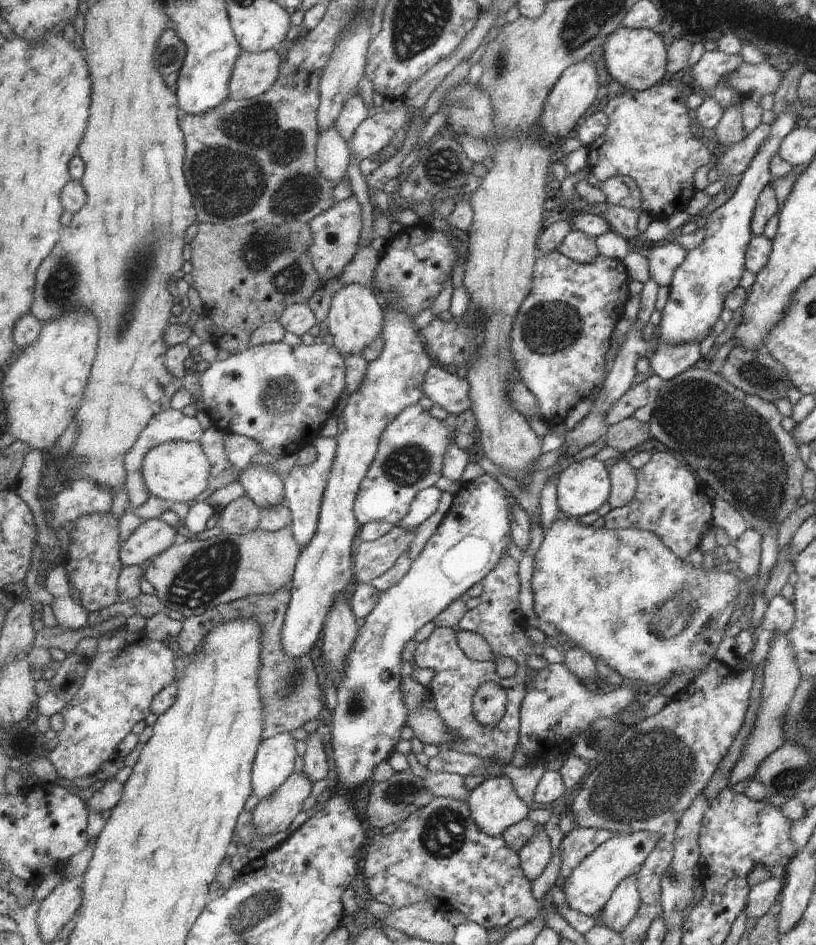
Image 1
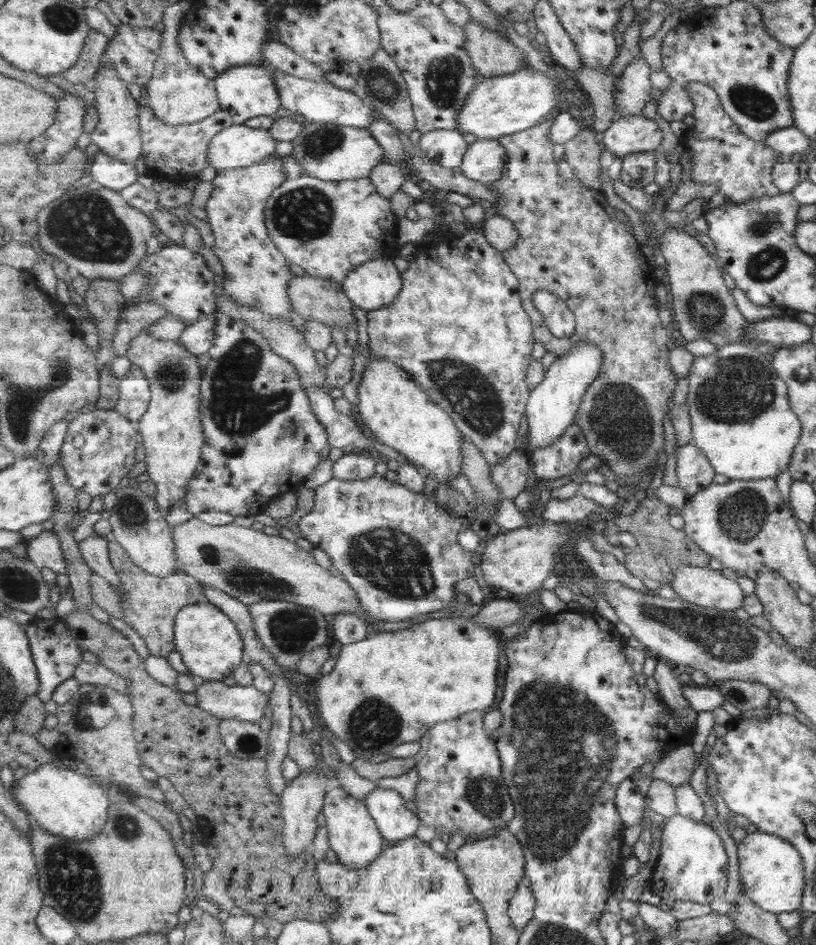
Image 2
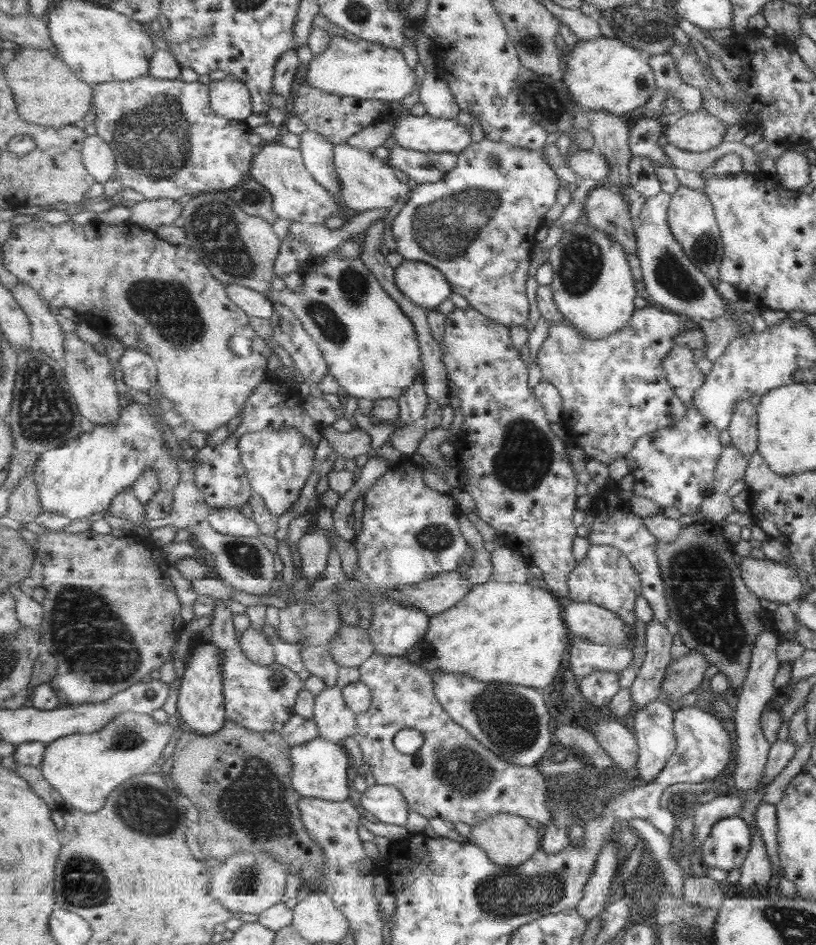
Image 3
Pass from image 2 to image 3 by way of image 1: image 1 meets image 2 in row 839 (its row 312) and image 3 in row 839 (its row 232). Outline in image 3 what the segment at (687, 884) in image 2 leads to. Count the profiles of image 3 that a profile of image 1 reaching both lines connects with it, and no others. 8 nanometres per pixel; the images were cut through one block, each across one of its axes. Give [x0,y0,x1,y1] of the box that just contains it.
[700,816,751,870]

